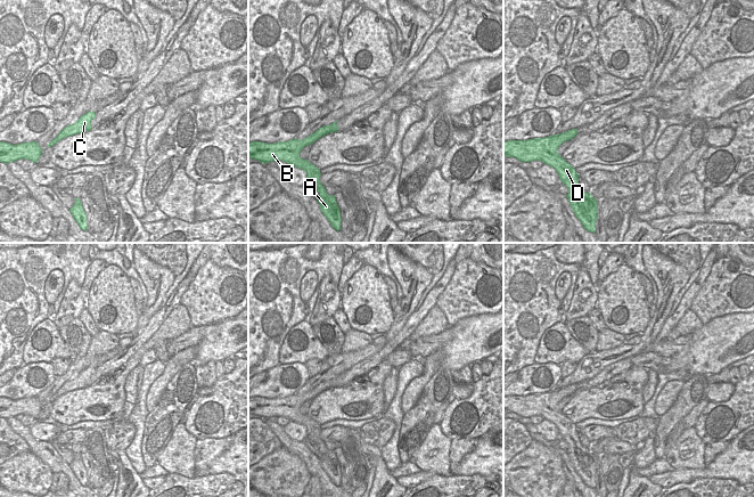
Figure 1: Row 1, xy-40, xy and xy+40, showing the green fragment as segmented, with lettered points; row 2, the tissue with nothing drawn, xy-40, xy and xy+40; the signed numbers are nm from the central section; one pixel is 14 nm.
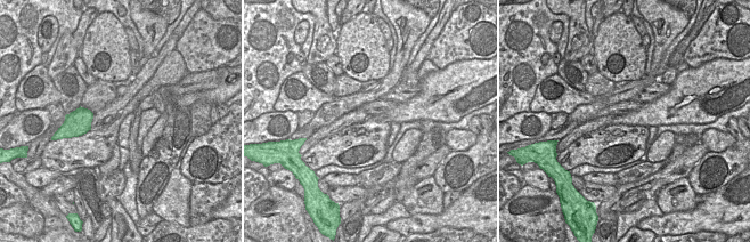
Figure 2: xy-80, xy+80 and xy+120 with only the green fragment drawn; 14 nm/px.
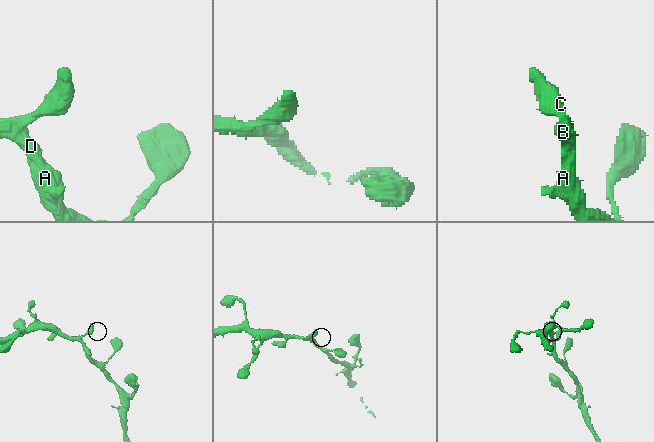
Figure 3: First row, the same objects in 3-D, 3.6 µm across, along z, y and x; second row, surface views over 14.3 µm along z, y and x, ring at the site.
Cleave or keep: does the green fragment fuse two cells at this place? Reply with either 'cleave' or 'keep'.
keep

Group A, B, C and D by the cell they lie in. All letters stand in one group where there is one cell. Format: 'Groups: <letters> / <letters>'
Groups: A B C D

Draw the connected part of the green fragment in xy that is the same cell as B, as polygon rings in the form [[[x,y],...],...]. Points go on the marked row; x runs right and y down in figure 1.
[[[339,120],[329,125],[319,128],[315,132],[302,140],[294,138],[288,141],[279,141],[273,144],[248,141],[248,158],[257,160],[263,164],[273,161],[282,161],[306,172],[306,182],[312,185],[319,193],[319,199],[317,202],[320,205],[322,214],[330,222],[331,227],[337,231],[341,230],[342,218],[336,198],[333,195],[328,195],[325,186],[321,185],[320,169],[310,163],[306,158],[301,158],[300,153],[305,146],[312,145],[322,136],[331,132],[338,132],[338,121]]]

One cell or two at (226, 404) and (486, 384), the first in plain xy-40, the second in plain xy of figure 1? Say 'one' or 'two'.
one

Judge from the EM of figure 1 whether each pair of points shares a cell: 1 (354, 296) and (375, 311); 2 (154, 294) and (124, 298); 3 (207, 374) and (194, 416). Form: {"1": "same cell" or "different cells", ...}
{"1": "same cell", "2": "different cells", "3": "different cells"}

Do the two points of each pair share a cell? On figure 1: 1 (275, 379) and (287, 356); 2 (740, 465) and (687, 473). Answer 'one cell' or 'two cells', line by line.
1: two cells
2: one cell

